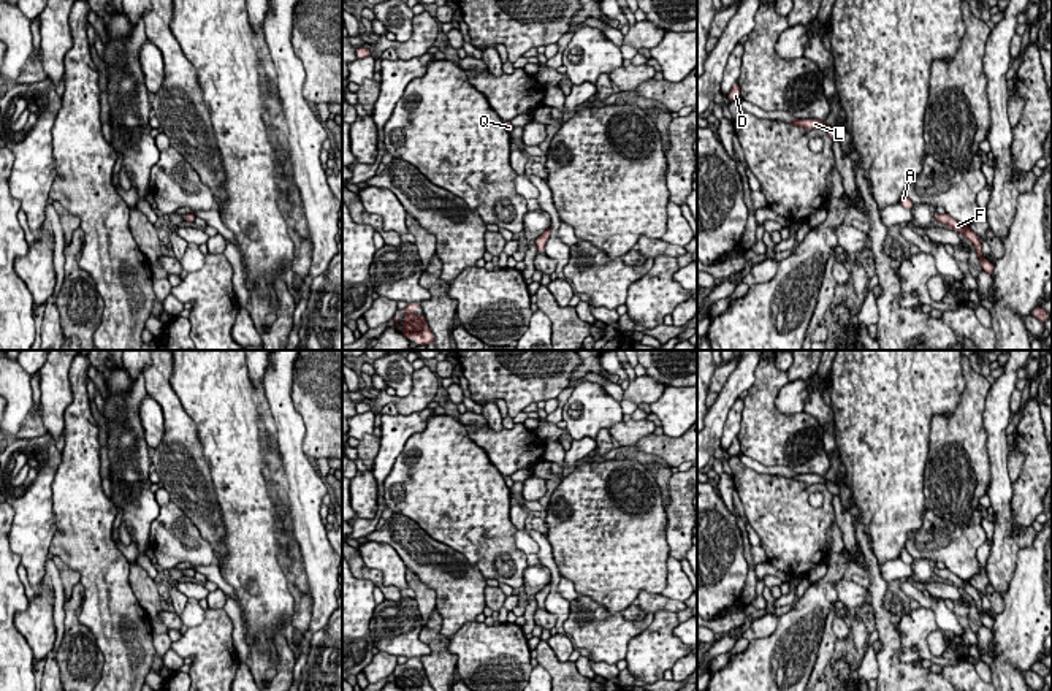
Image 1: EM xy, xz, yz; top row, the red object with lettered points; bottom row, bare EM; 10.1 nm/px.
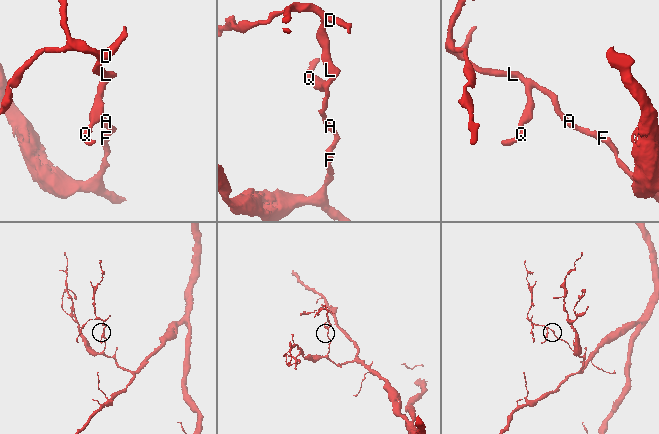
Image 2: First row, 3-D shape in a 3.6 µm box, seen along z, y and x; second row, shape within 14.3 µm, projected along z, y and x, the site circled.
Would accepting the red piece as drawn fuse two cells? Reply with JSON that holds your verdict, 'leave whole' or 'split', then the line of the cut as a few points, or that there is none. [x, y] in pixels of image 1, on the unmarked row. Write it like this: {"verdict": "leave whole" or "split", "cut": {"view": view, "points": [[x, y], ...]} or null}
{"verdict": "leave whole", "cut": null}

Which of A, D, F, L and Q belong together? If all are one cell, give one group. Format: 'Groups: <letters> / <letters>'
Groups: A D F L Q

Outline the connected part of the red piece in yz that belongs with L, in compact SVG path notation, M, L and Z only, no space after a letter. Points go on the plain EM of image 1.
M795 474L795 475L791 475L789 479L795 480L795 482L805 482L808 485L824 483L833 496L840 496L838 485L835 485L833 482L829 482L824 475L818 475L818 474Z

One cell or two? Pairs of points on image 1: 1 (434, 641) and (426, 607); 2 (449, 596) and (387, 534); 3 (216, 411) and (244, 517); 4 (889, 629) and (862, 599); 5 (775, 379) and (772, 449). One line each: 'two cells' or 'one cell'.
1: one cell
2: one cell
3: one cell
4: two cells
5: one cell

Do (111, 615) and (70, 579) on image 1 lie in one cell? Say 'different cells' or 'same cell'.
different cells

